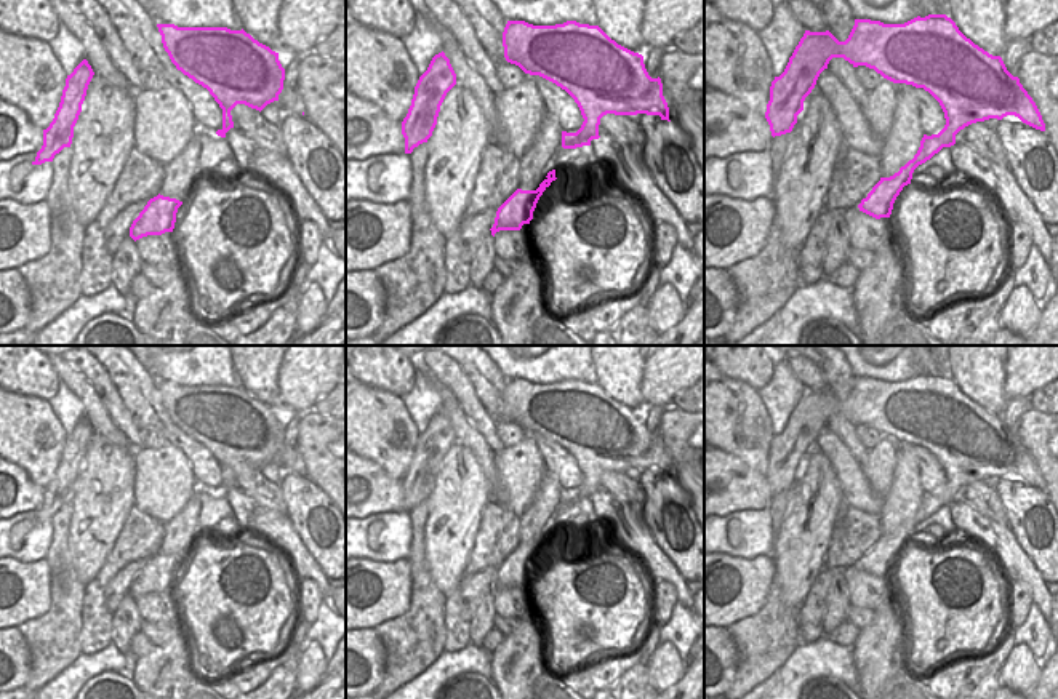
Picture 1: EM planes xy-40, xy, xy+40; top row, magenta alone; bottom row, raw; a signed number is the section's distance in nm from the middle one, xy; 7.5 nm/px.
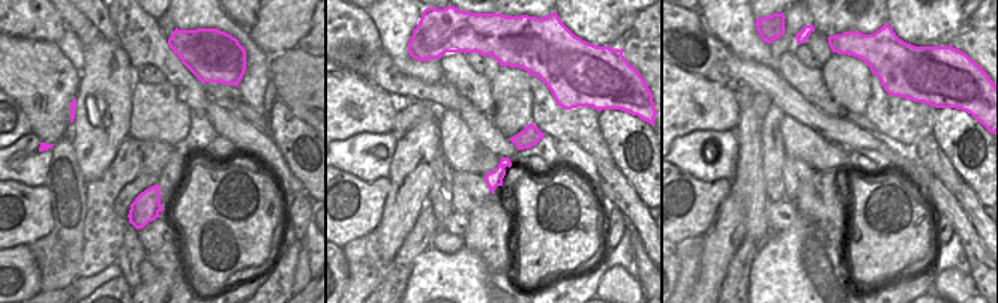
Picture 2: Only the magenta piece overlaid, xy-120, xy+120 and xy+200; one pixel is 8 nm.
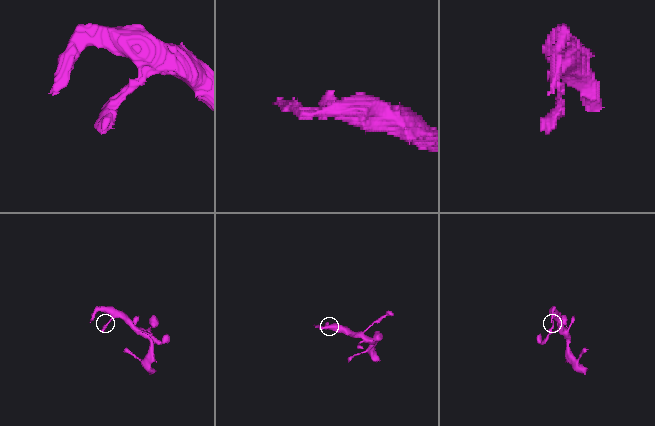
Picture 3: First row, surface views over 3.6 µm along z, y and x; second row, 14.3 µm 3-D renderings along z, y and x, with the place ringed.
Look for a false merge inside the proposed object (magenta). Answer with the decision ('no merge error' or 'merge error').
no merge error

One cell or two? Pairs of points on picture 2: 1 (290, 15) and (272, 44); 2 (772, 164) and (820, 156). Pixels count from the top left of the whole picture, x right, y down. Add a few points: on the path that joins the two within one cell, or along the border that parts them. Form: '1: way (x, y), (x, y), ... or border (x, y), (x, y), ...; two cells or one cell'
1: way (282, 23), (272, 36); one cell
2: border (781, 120), (781, 138), (787, 155); two cells

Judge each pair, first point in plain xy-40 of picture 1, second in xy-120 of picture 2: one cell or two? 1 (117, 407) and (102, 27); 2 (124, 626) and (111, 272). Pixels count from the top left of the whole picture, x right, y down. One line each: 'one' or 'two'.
1: one
2: two

